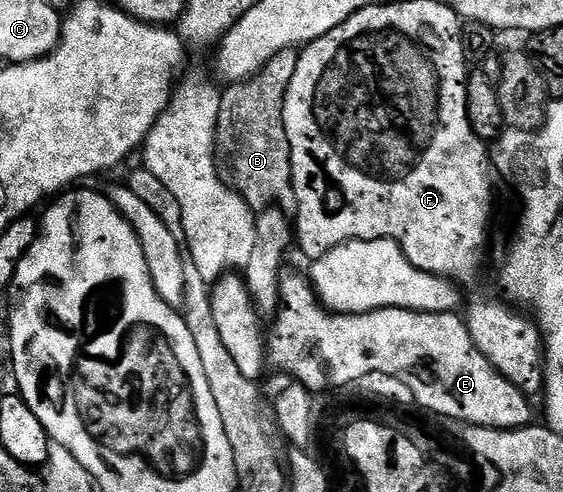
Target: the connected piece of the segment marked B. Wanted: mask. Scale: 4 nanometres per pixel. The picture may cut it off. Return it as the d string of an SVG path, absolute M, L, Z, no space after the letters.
M294 50L278 52L259 74L231 85L230 91L227 89L222 96L216 154L225 173L234 177L233 189L255 212L271 208L290 212L296 206L292 152L284 124L284 100L288 96L288 84L292 84L292 76L296 76L297 63L298 54Z

